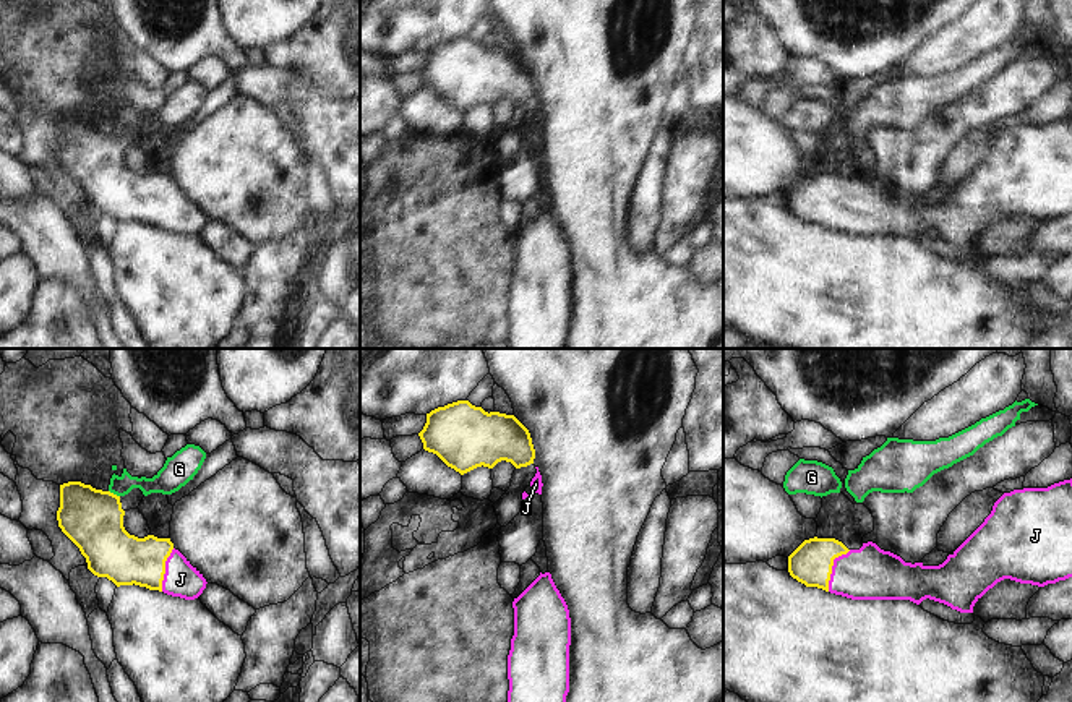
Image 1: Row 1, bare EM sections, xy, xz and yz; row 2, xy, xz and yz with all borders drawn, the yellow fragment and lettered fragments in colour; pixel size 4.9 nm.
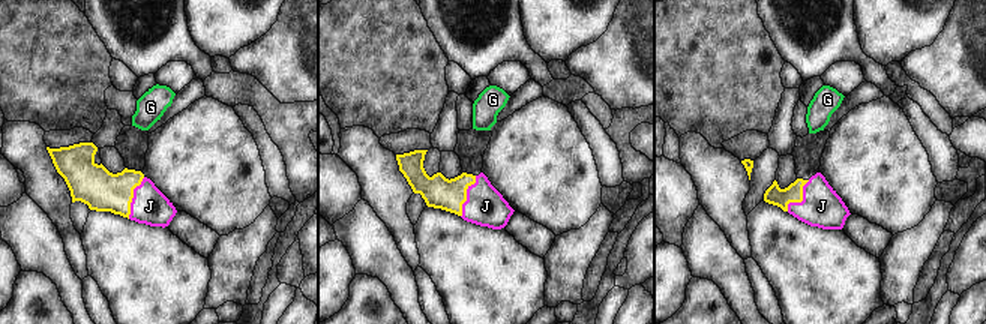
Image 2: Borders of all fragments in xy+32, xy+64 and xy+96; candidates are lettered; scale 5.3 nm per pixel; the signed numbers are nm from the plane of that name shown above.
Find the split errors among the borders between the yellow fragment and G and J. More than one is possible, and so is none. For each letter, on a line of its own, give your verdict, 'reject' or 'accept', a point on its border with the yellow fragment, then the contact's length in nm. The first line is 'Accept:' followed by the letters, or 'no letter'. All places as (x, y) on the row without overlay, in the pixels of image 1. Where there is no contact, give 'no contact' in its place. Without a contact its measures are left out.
Accept: J
G: reject | xy (112, 130) | 70 nm
J: accept | yz (831, 205) | 240 nm

